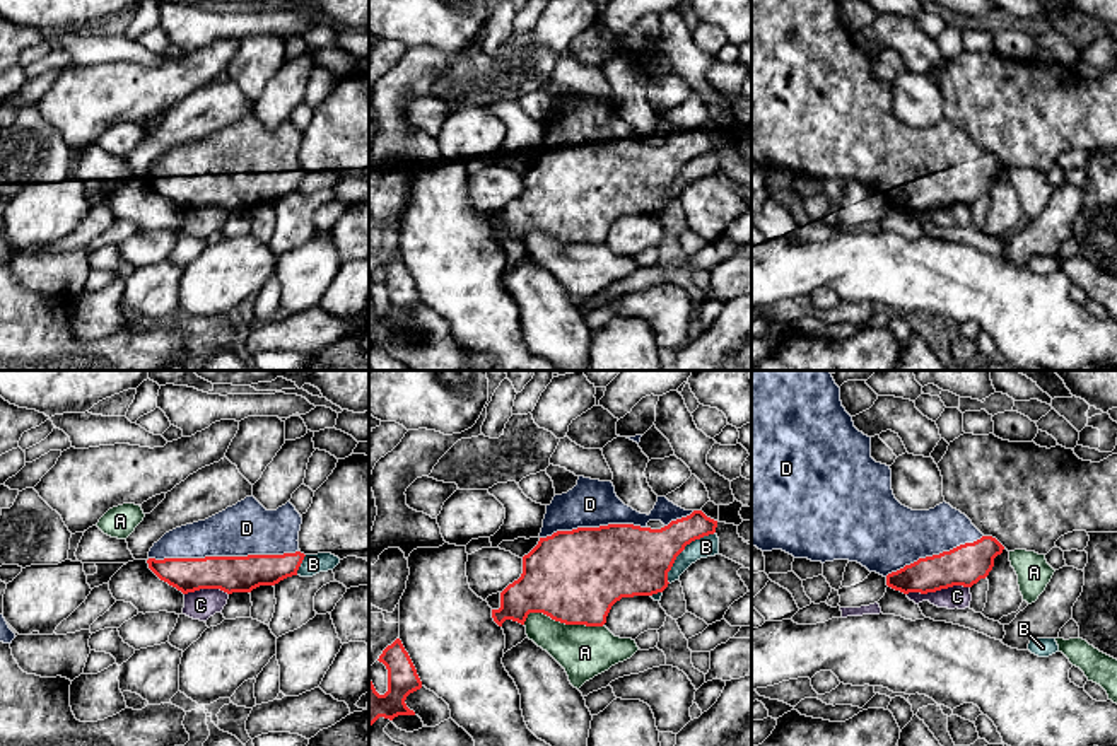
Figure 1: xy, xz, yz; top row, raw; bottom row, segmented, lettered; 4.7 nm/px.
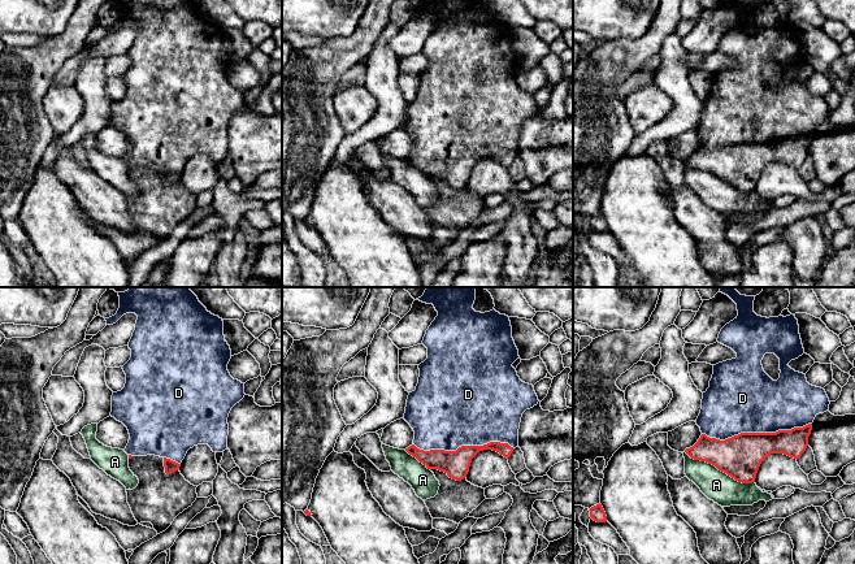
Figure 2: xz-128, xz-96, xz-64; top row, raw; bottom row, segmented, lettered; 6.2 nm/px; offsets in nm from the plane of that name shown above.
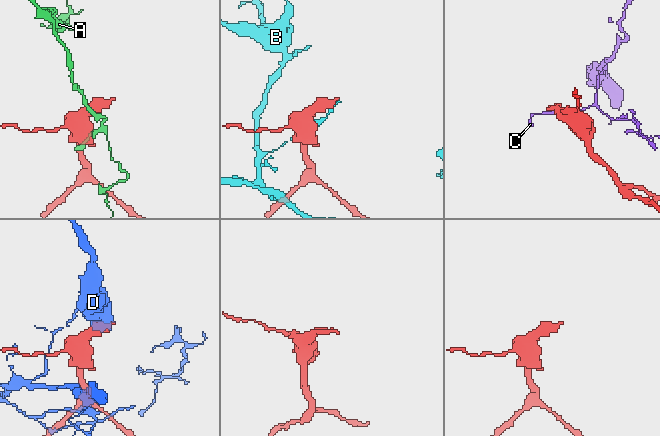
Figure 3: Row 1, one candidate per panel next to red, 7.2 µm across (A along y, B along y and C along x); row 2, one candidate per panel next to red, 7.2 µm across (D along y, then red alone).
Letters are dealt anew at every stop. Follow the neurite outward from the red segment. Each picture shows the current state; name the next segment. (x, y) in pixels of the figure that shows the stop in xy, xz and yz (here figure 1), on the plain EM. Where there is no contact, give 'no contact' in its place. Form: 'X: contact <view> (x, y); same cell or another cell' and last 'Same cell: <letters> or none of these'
A: contact xz (562, 239); another cell
B: contact xz (684, 166); another cell
C: contact yz (938, 207); another cell
D: contact xy (224, 174); same cell
Same cell: D

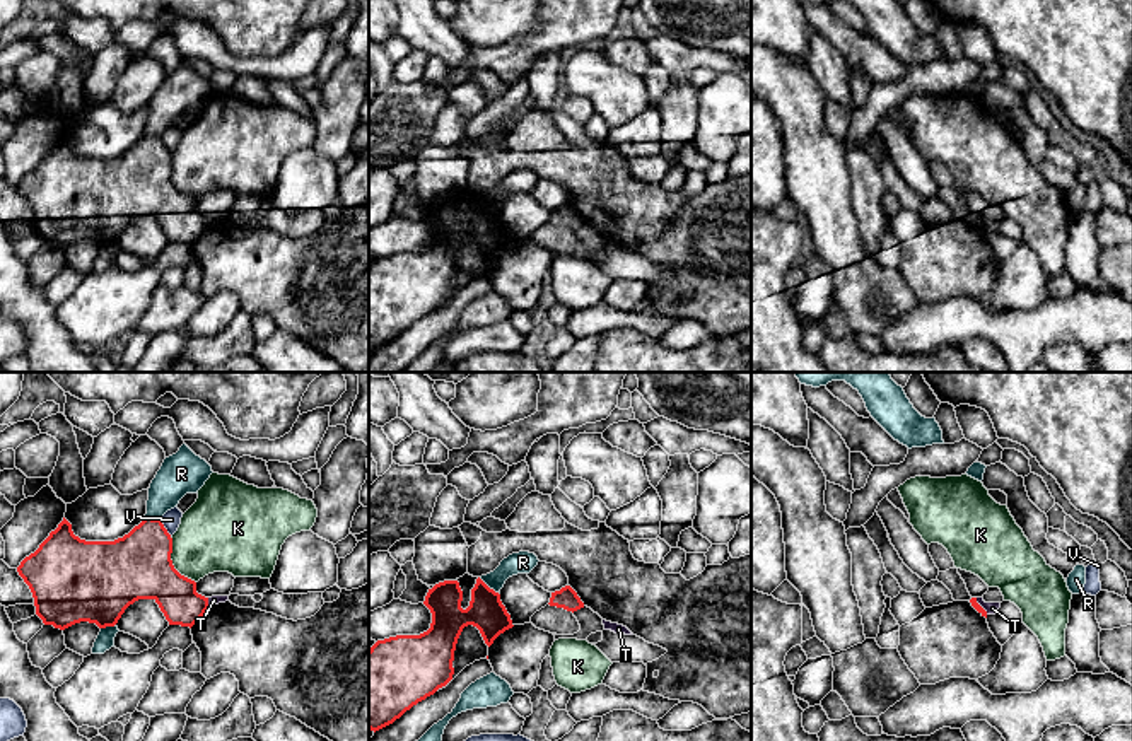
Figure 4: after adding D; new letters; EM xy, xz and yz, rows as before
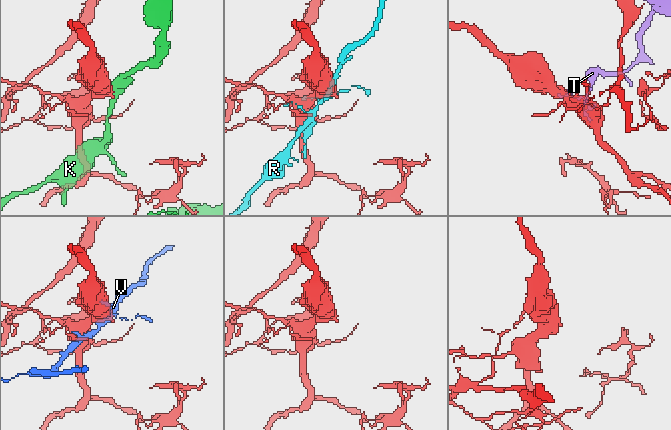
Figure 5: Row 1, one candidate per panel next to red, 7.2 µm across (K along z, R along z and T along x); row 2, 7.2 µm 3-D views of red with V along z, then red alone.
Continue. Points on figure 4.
K: contact xy (171, 180); another cell
R: contact xz (487, 204); another cell
T: contact yz (980, 224); another cell
V: contact xy (164, 145); another cell
Same cell: none of these

